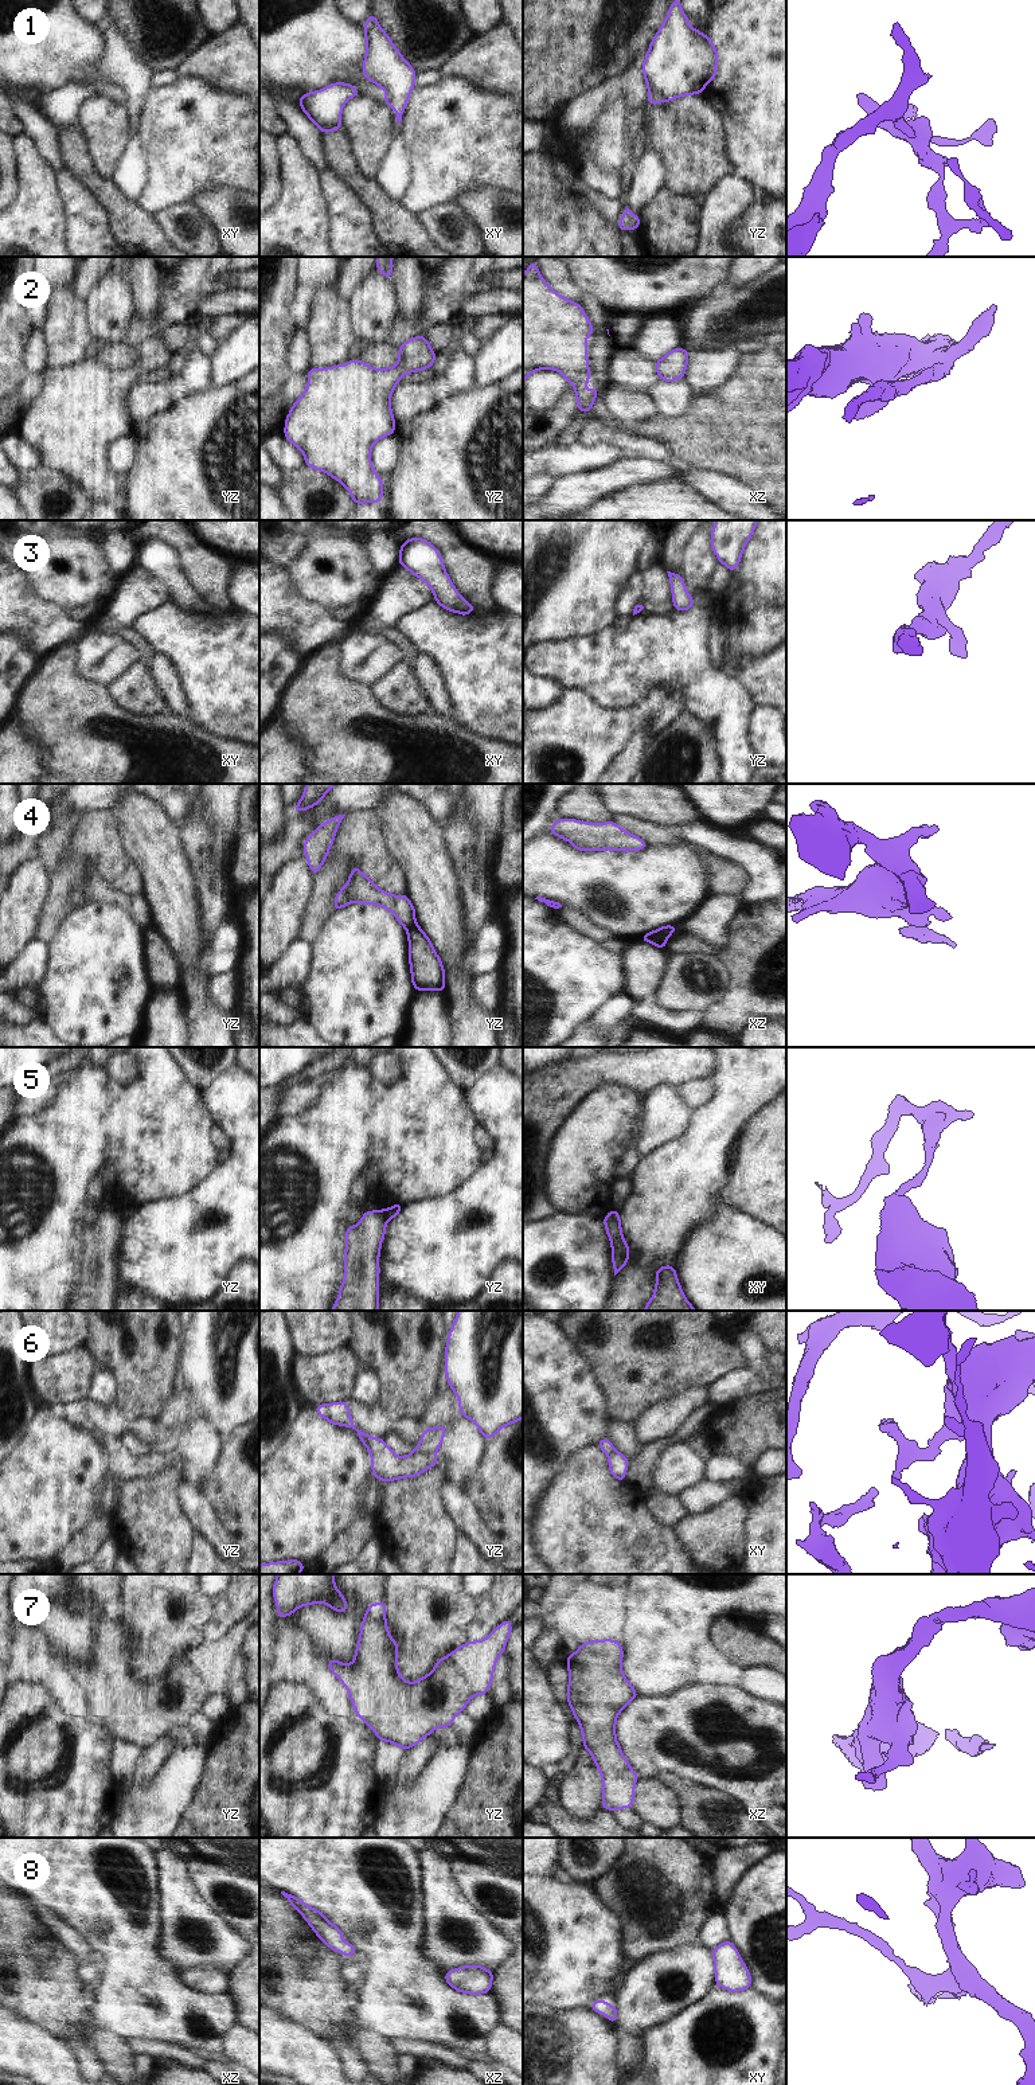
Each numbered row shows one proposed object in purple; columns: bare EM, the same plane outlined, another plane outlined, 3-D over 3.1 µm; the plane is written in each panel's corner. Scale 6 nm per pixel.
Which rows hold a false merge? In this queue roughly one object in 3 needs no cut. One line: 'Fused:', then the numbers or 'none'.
Fused: 1, 4, 5, 6

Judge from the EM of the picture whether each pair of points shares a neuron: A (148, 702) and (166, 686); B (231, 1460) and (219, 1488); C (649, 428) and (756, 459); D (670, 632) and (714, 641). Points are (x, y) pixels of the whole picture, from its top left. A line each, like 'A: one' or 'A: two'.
A: two
B: one
C: one
D: two

